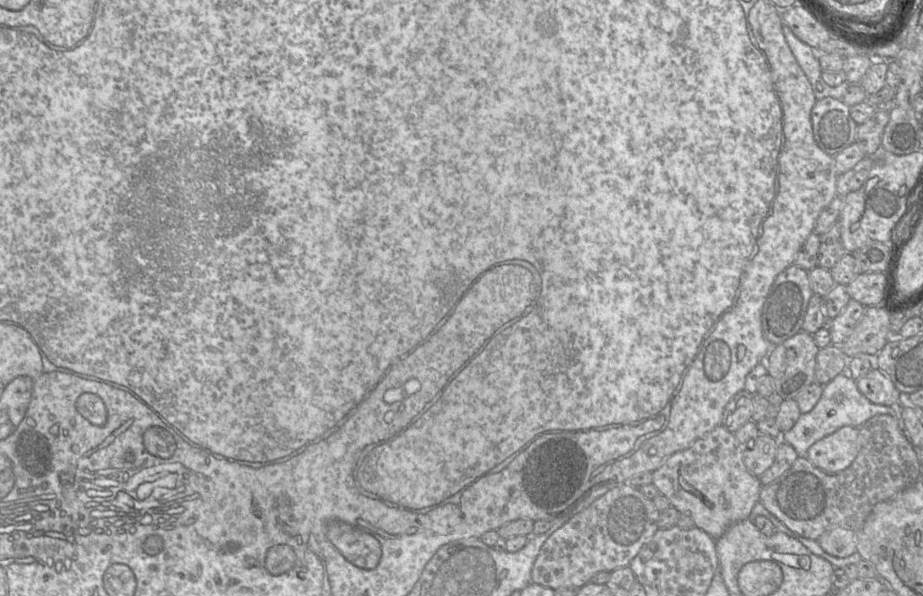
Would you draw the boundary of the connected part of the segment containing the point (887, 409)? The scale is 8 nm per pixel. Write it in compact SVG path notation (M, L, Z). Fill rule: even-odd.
M841 373L823 386L822 395L815 407L807 413L802 413L792 429L782 433L780 440L793 446L798 456L805 456L808 449L818 440L844 426L859 428L866 421L880 414L887 414L896 418L900 428L905 431L901 405L883 406L870 402L859 391L856 380L848 373Z

